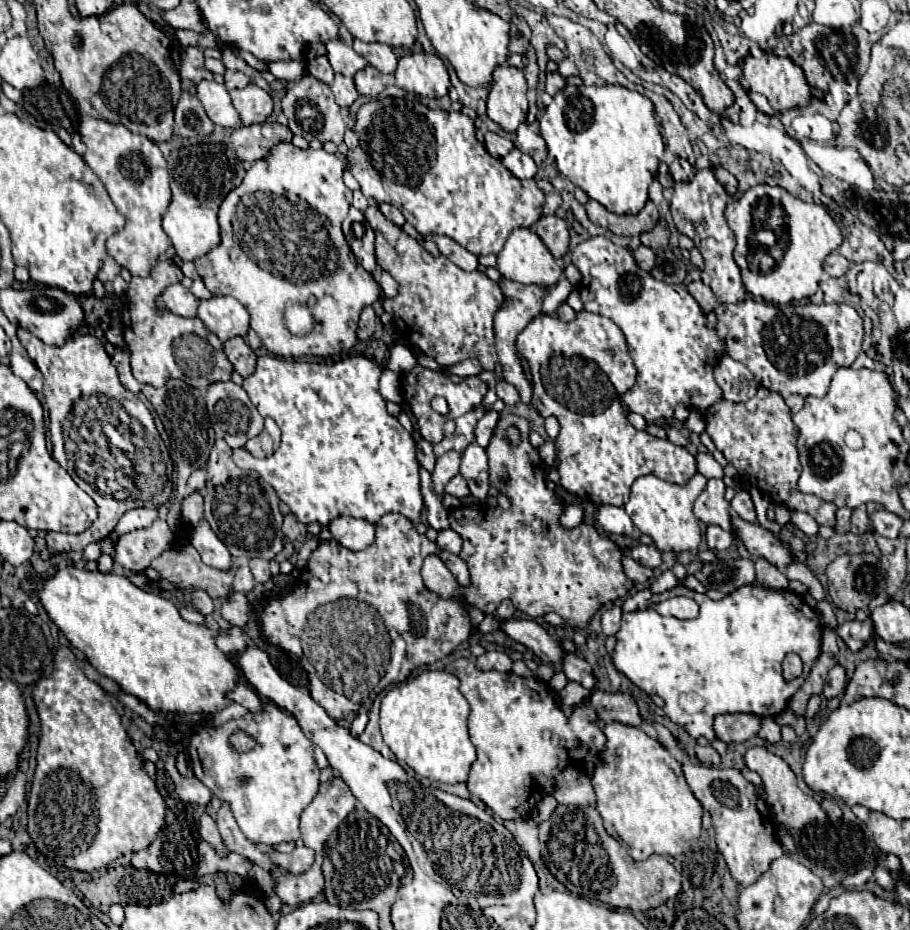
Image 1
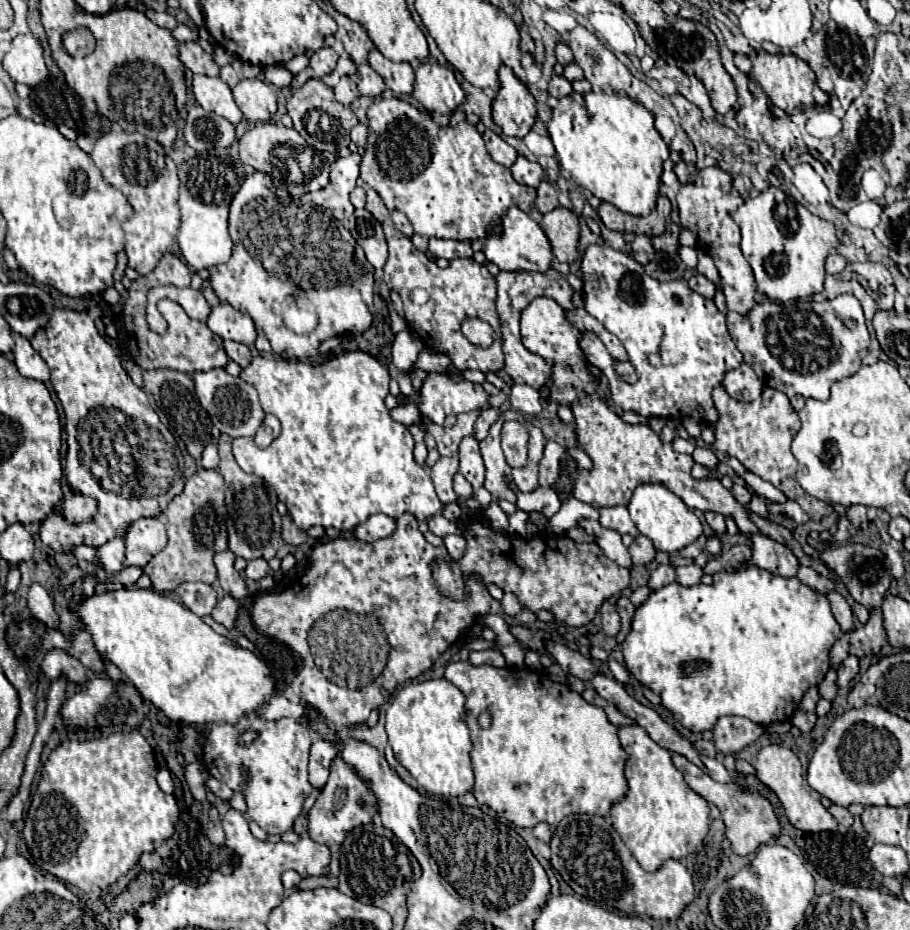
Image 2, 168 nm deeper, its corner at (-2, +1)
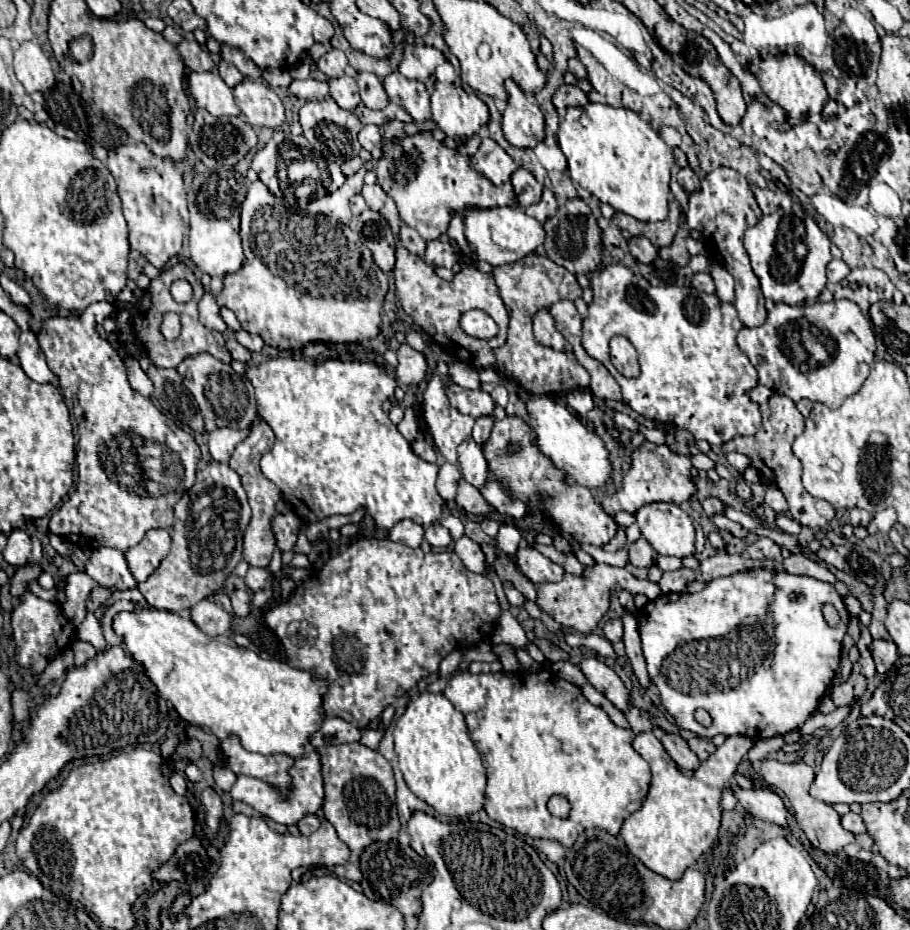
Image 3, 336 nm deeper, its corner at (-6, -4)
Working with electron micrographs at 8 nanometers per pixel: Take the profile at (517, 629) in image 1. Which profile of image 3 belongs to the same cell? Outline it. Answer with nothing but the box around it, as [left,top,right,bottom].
[579,657,631,713]

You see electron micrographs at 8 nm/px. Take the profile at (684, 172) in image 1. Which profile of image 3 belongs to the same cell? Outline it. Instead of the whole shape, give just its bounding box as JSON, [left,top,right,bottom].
[677,166,700,193]

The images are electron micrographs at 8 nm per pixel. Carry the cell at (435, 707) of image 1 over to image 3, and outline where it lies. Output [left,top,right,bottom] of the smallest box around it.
[393,693,485,817]

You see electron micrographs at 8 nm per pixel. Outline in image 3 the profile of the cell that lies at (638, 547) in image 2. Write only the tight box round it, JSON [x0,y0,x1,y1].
[627,537,657,567]

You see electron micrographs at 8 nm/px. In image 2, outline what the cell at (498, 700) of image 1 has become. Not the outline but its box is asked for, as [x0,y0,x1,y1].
[445,662,629,828]

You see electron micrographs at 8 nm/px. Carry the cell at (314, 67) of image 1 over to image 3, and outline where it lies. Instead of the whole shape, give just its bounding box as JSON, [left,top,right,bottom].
[317,49,347,79]

